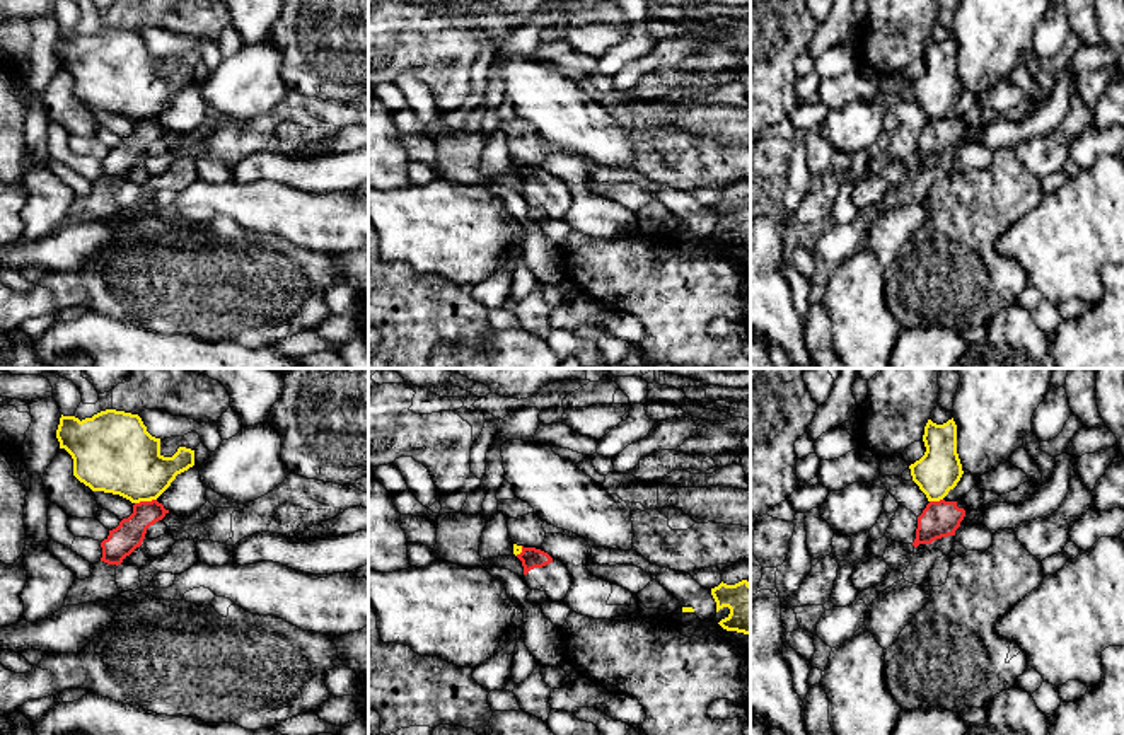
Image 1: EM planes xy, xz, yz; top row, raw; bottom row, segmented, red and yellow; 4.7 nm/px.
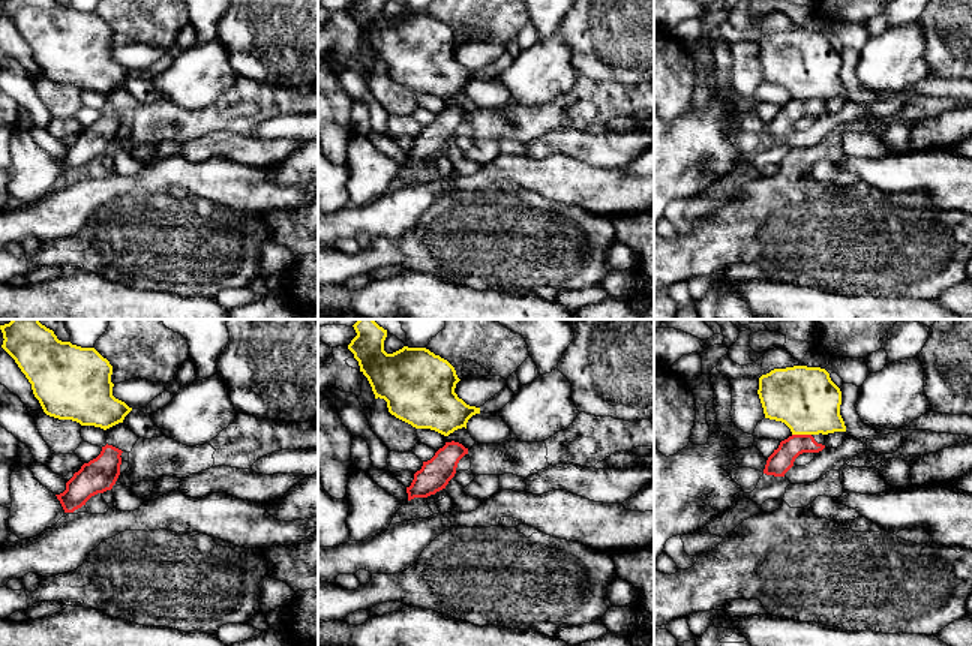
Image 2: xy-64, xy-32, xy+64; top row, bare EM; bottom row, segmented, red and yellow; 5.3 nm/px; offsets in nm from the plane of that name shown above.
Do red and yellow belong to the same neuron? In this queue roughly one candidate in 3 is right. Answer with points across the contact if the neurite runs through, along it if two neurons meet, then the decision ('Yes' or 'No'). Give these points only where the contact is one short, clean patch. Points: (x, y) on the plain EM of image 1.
Boundary: xy (156, 116), (135, 121). No

